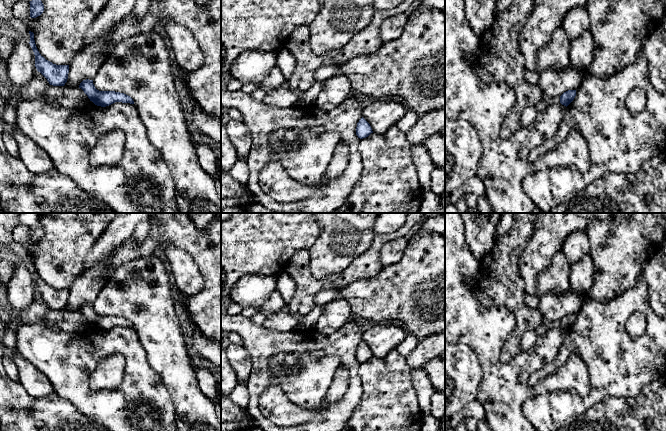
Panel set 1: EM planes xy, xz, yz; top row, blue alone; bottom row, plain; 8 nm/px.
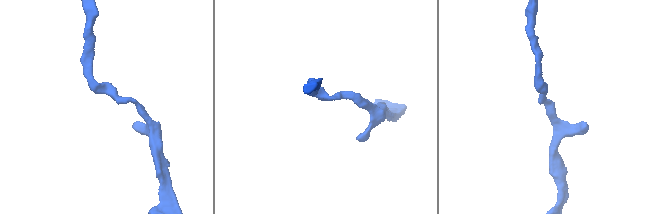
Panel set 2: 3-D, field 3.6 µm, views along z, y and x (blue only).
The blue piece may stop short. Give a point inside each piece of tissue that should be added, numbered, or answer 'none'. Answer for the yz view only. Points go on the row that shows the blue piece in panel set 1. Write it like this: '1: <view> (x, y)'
none

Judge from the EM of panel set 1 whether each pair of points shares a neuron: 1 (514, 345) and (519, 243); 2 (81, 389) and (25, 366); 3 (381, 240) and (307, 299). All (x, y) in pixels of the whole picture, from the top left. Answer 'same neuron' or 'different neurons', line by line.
1: same neuron
2: different neurons
3: same neuron

